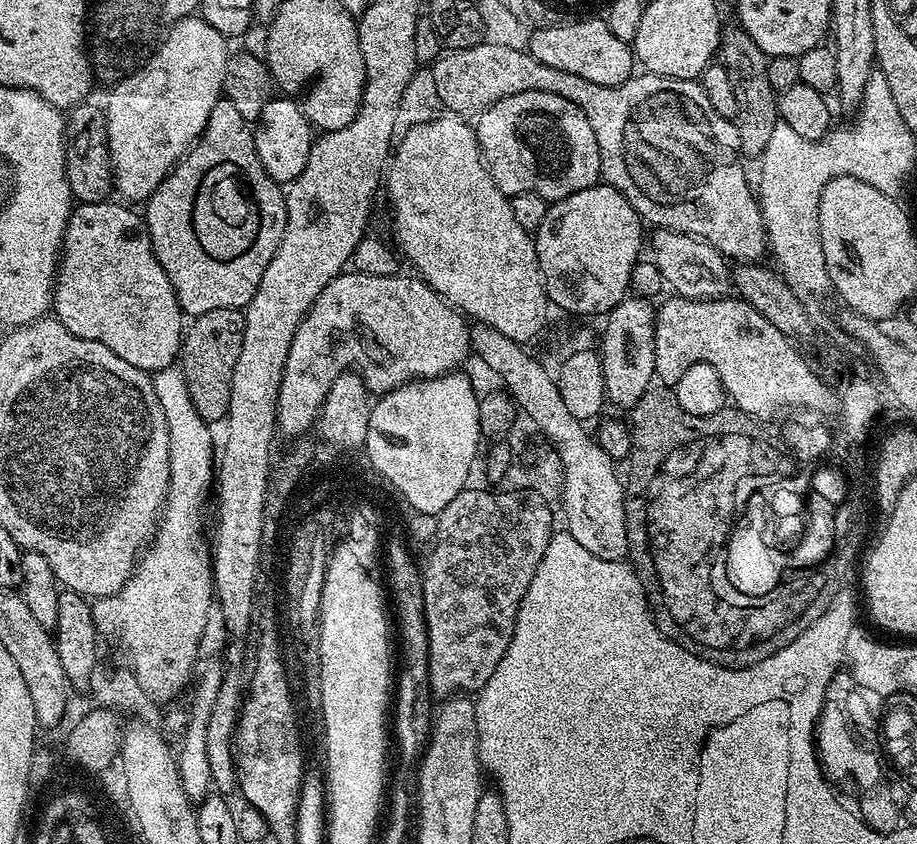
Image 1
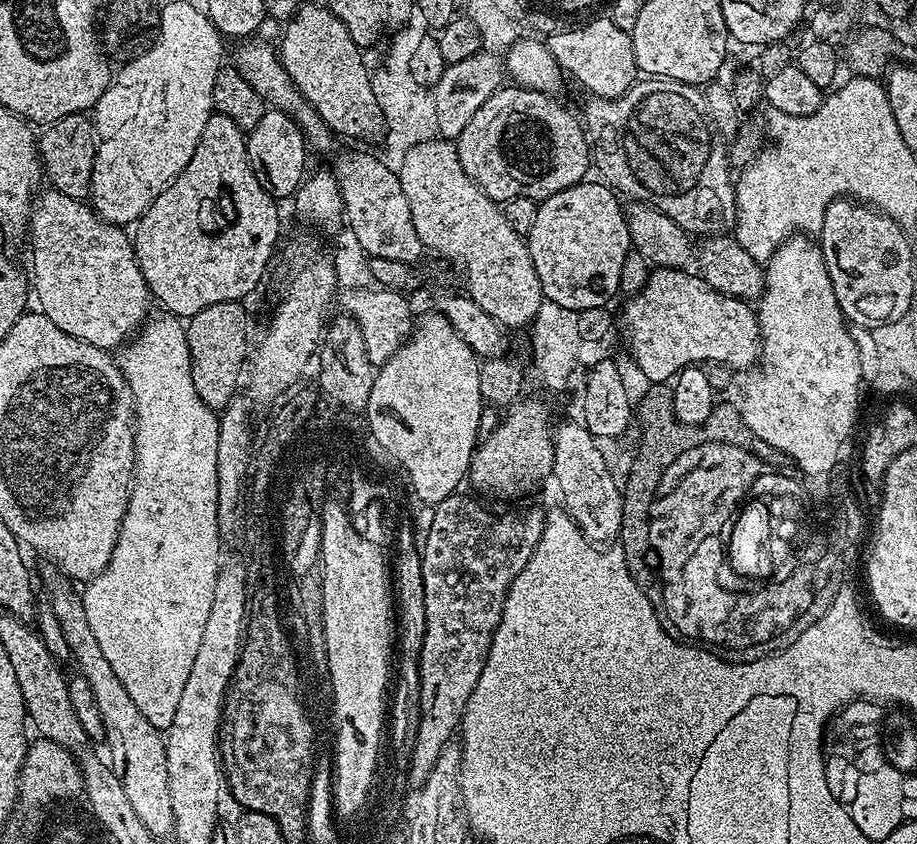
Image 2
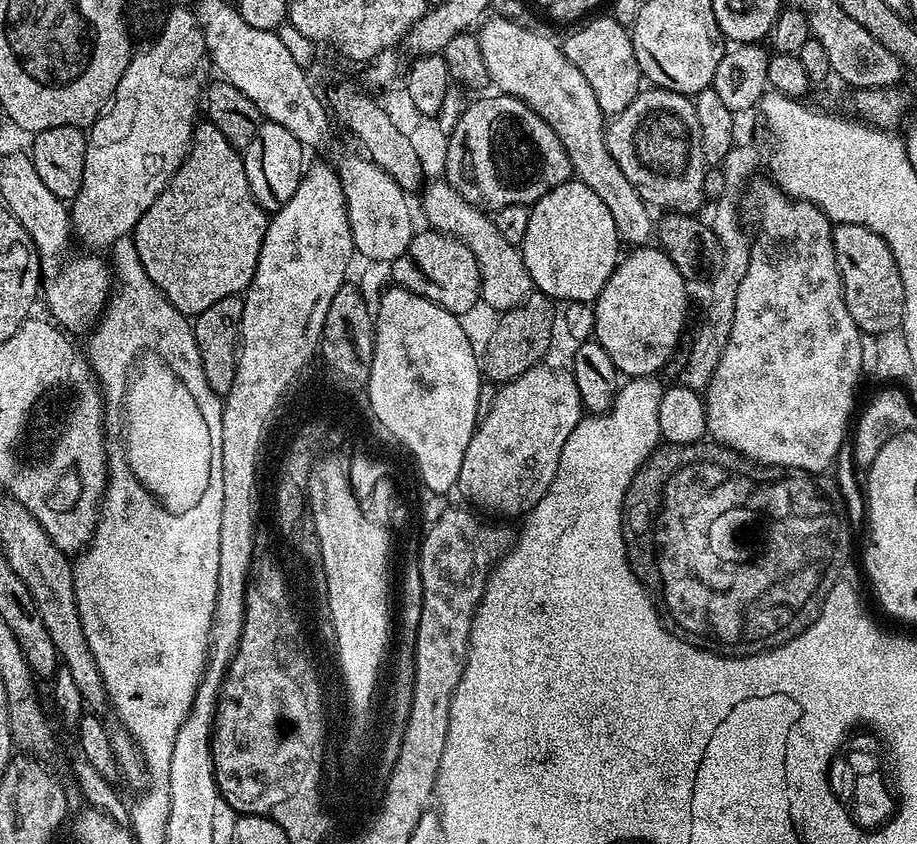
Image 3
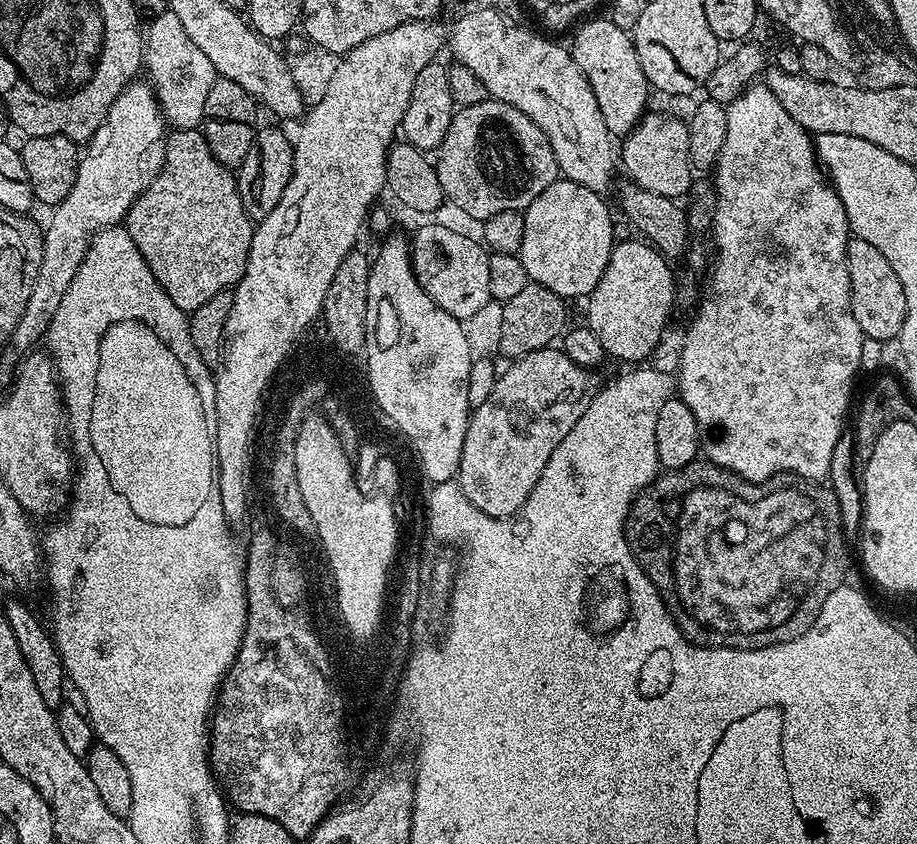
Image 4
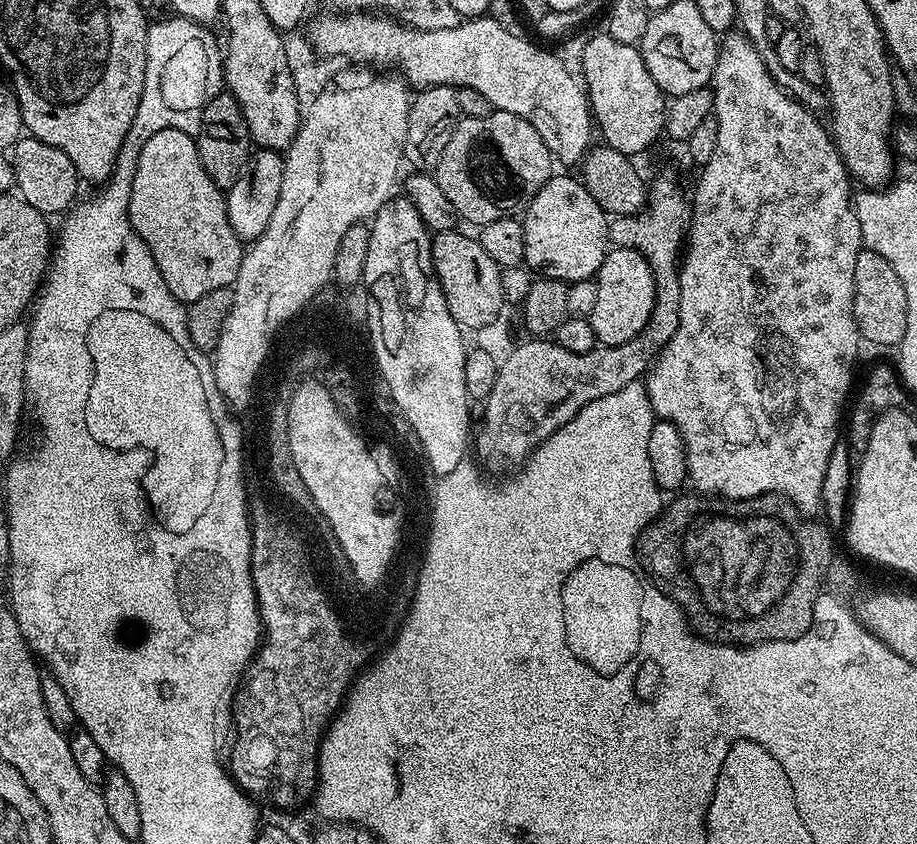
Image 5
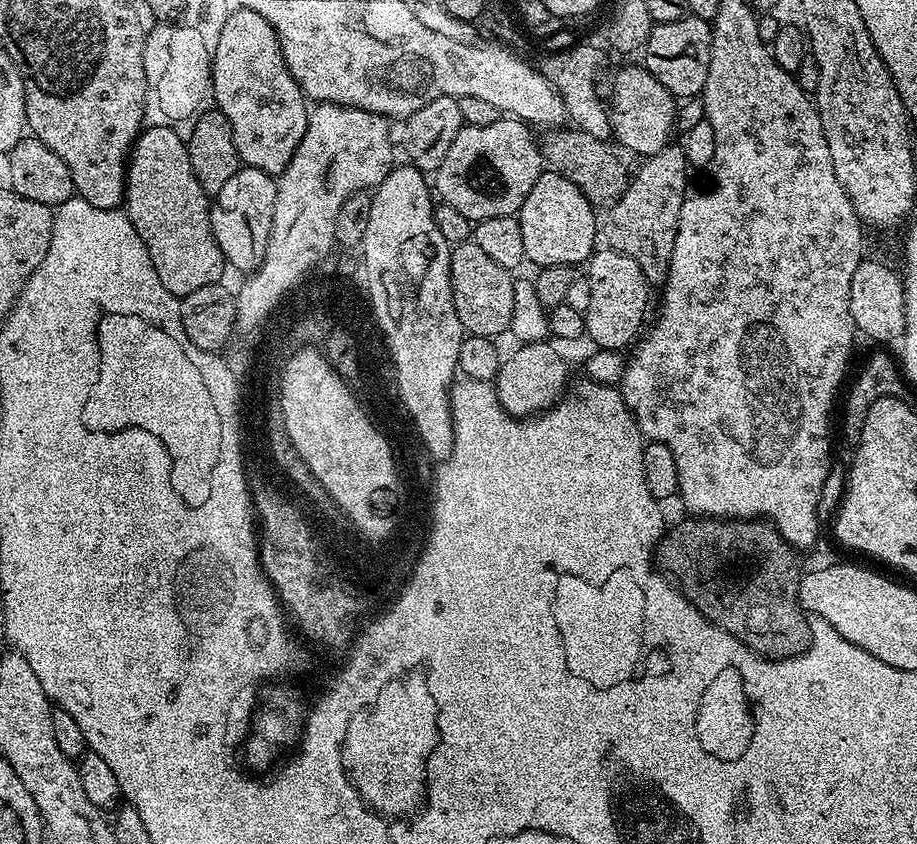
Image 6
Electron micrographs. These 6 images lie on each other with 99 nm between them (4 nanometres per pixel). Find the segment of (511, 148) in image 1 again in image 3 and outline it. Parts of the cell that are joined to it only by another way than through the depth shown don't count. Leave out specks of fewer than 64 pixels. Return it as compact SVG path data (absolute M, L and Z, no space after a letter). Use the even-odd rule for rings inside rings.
M495 94L484 96L481 100L472 100L468 109L458 118L458 126L454 126L448 135L446 164L443 175L448 184L466 202L476 208L495 210L502 206L515 204L533 205L554 186L562 186L573 175L572 163L554 130L530 106L526 106L518 98Z

